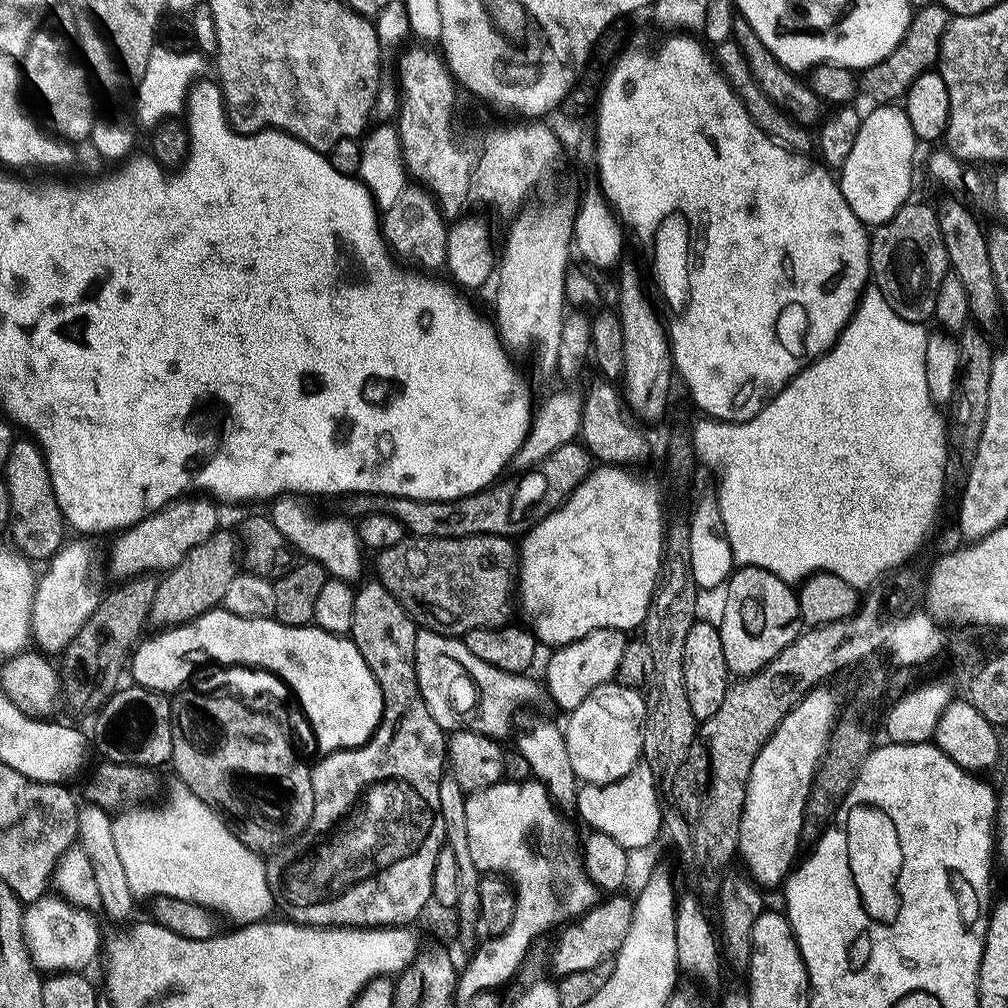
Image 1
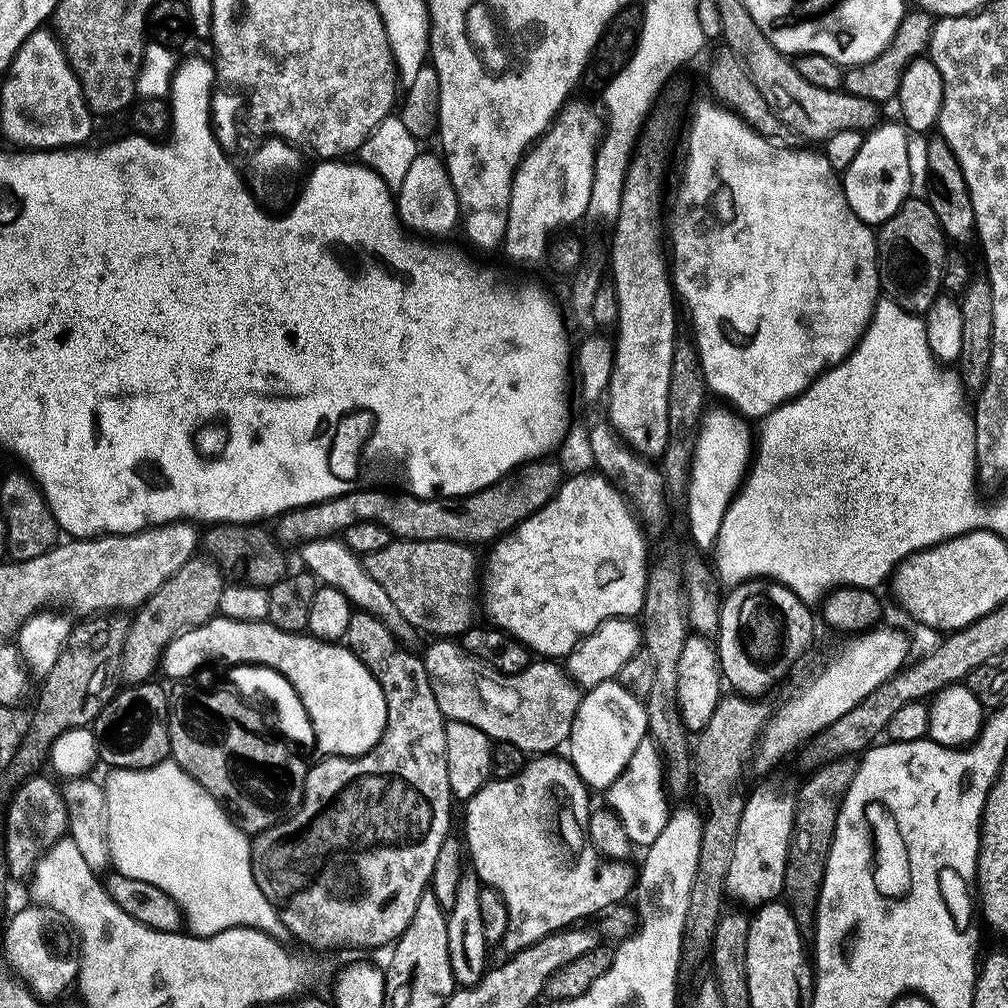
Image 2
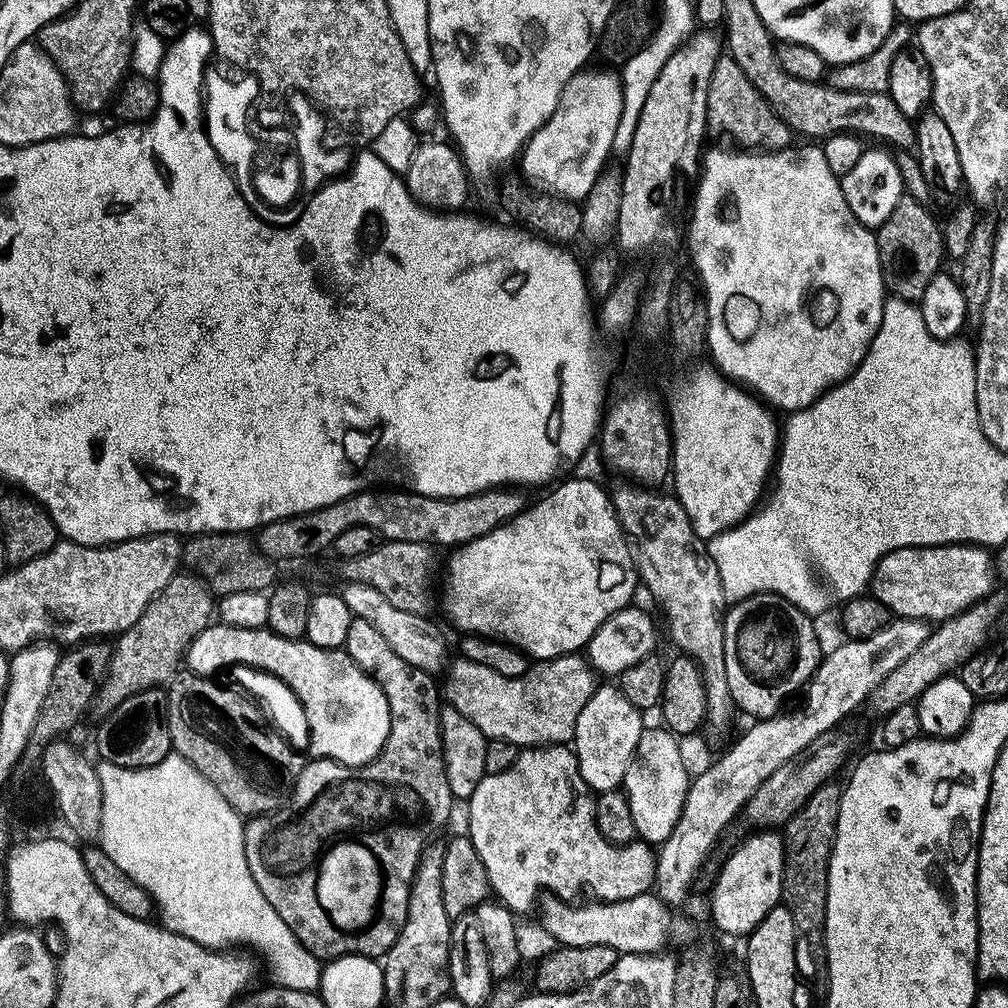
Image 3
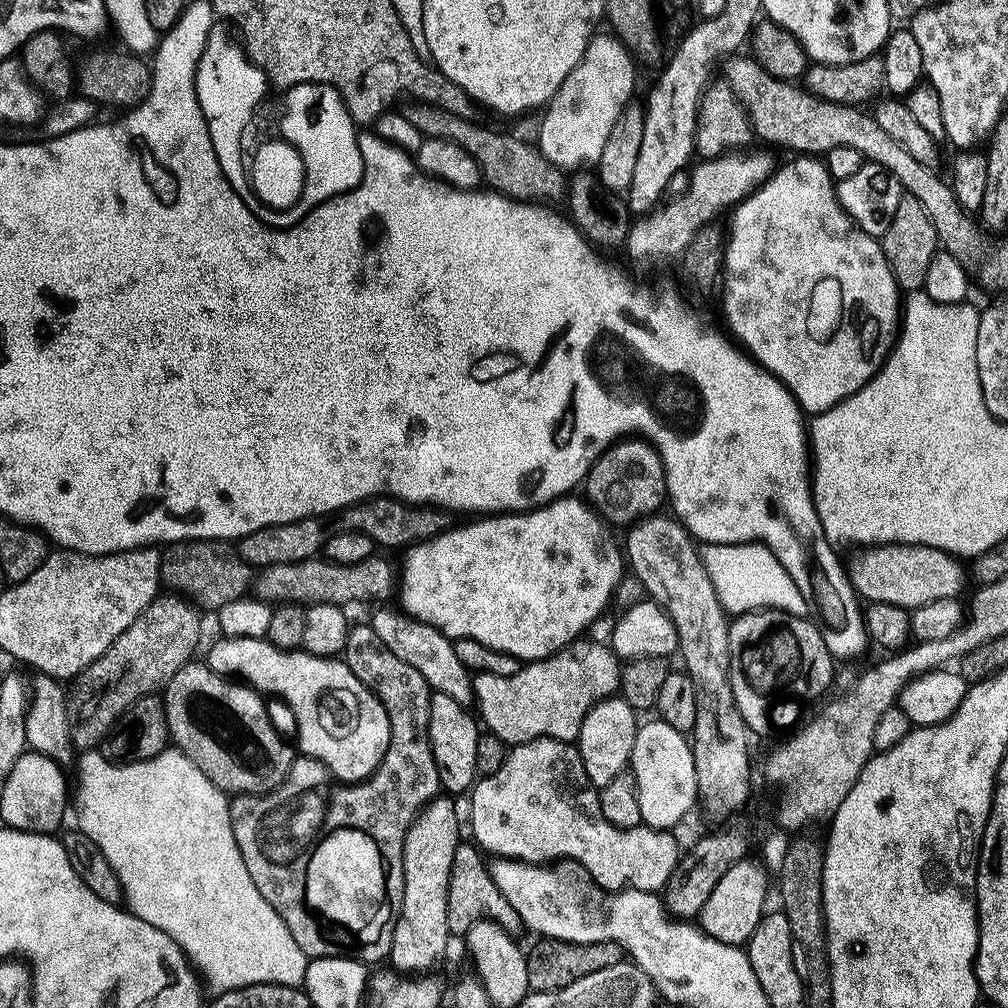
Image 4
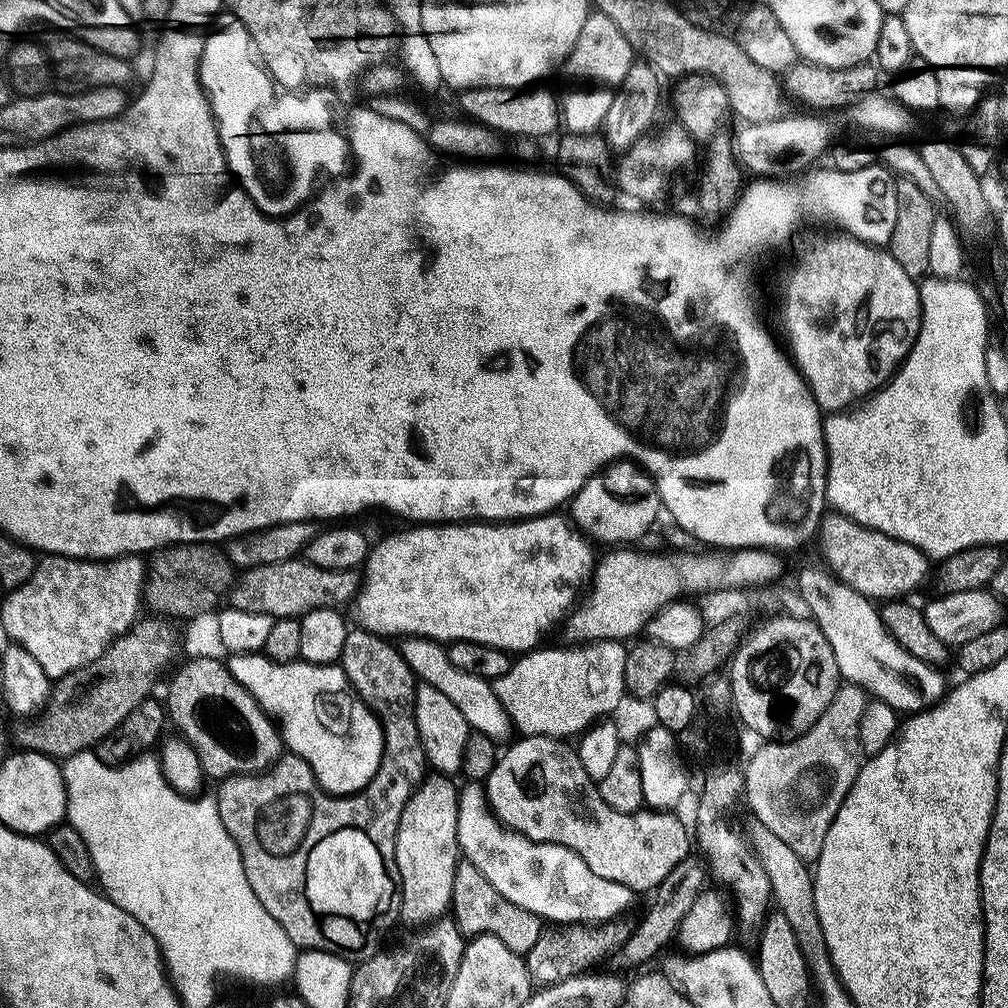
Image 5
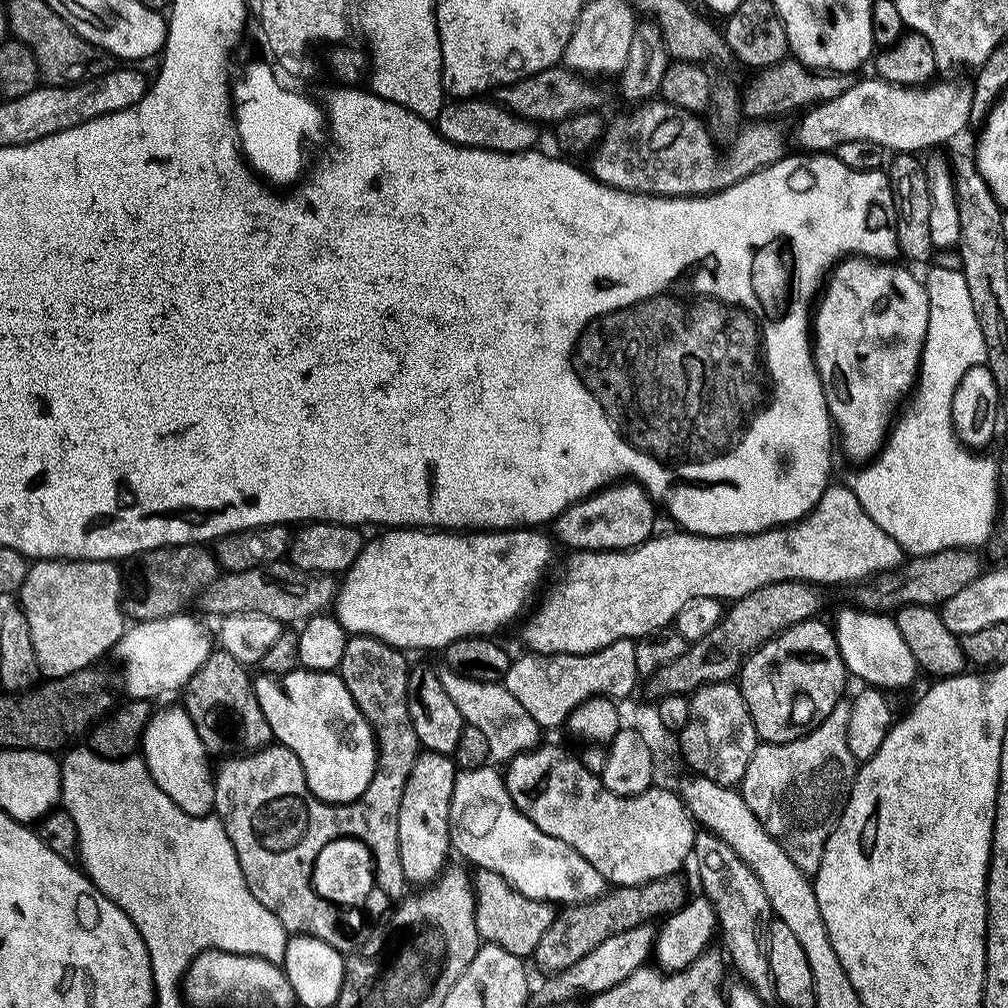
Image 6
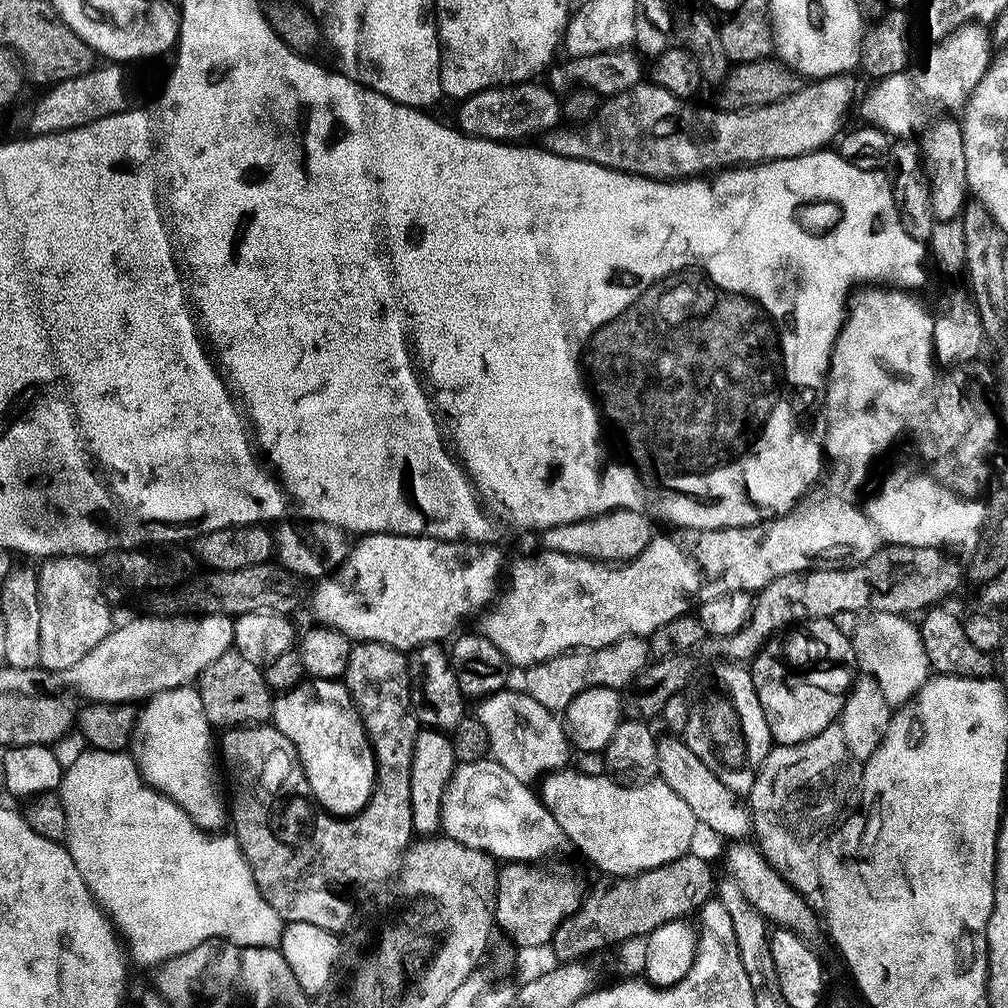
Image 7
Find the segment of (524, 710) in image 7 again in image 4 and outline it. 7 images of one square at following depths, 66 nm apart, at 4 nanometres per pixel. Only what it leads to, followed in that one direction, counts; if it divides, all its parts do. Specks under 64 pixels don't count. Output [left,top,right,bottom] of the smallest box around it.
[370,606,474,705]

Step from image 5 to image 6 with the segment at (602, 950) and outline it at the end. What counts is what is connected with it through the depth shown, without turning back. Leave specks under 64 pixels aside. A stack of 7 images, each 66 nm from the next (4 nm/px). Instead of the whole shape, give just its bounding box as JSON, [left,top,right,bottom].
[534,878,690,974]

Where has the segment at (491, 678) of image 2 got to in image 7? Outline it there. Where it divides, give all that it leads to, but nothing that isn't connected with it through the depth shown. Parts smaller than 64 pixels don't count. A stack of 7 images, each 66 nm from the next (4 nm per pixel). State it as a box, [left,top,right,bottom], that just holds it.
[522,636,649,714]

